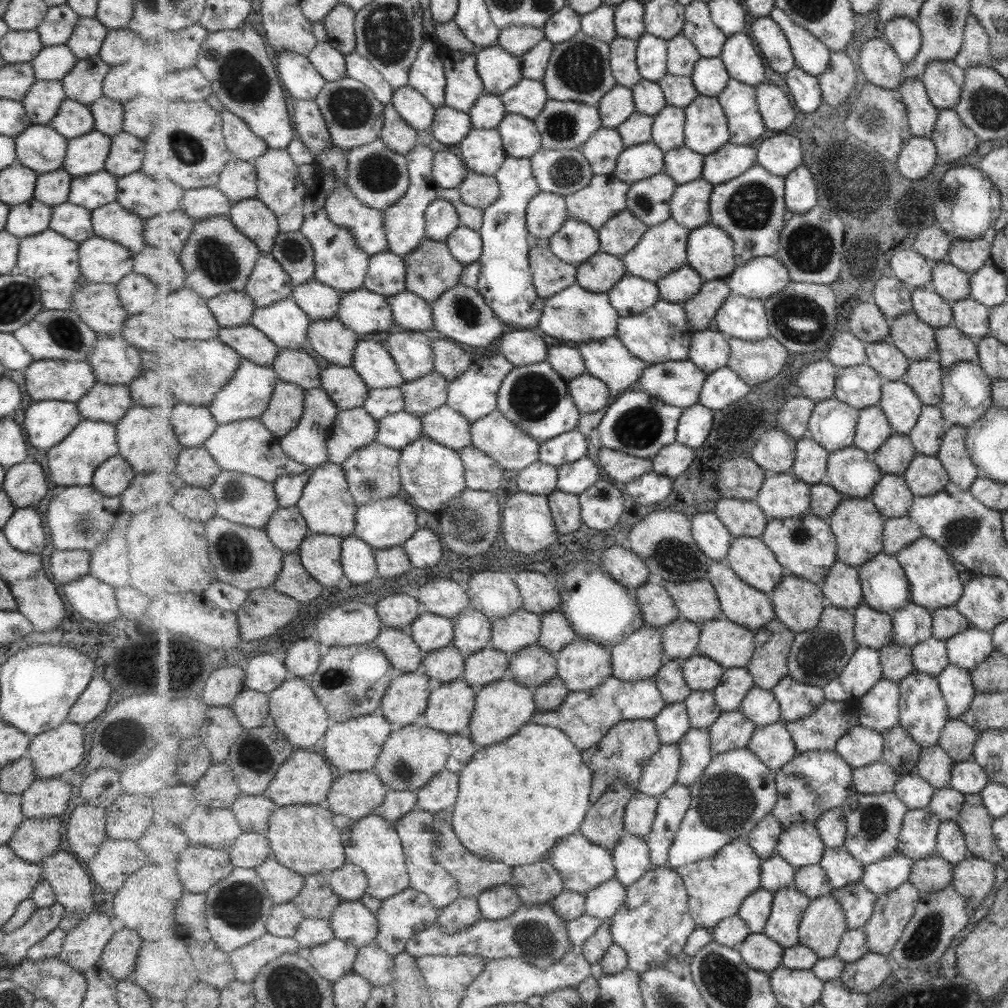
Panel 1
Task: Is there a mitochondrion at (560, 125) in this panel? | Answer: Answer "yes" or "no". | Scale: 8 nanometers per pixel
yes

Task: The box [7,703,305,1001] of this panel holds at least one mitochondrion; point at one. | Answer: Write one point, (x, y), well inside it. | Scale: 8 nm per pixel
(239, 906)

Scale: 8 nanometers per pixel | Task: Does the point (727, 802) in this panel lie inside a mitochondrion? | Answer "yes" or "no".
yes

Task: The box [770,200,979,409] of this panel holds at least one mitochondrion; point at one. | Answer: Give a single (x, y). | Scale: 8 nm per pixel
(811, 248)

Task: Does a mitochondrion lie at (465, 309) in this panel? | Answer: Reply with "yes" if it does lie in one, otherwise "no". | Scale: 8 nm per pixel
yes

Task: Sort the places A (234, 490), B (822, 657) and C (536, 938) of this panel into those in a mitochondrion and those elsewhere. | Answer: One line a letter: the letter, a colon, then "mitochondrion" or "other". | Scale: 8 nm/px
A: mitochondrion
B: mitochondrion
C: mitochondrion

